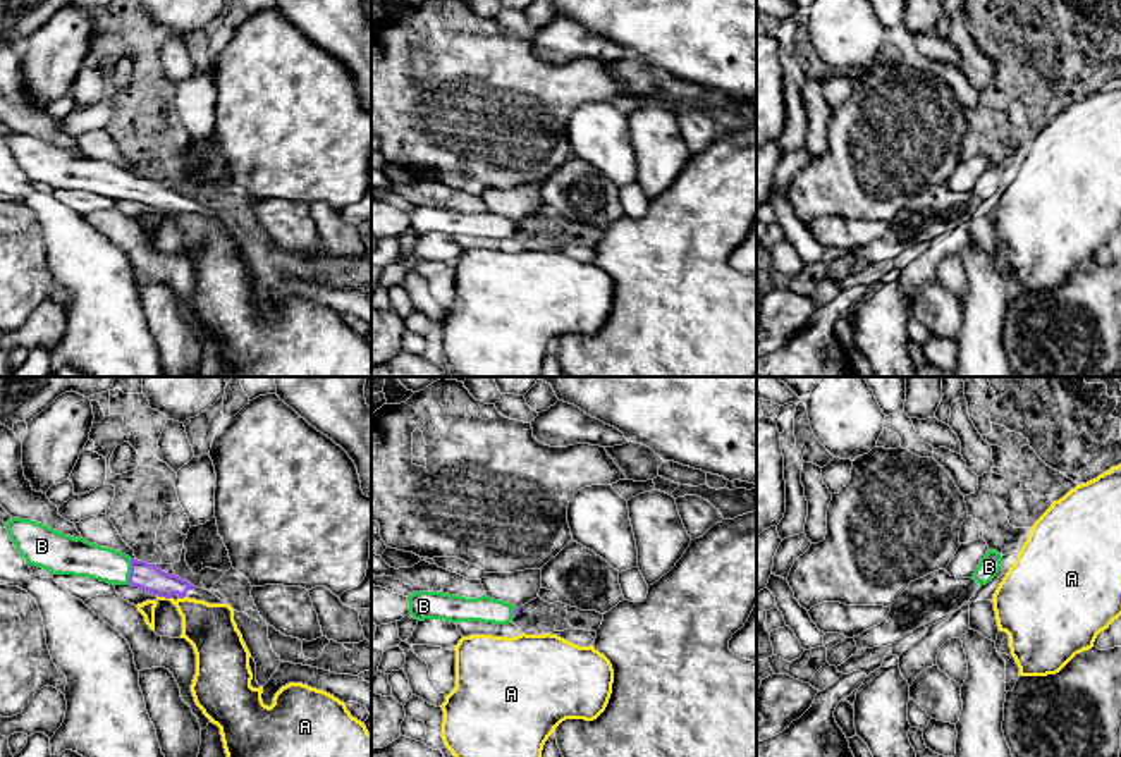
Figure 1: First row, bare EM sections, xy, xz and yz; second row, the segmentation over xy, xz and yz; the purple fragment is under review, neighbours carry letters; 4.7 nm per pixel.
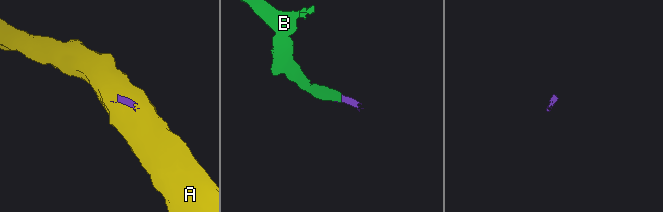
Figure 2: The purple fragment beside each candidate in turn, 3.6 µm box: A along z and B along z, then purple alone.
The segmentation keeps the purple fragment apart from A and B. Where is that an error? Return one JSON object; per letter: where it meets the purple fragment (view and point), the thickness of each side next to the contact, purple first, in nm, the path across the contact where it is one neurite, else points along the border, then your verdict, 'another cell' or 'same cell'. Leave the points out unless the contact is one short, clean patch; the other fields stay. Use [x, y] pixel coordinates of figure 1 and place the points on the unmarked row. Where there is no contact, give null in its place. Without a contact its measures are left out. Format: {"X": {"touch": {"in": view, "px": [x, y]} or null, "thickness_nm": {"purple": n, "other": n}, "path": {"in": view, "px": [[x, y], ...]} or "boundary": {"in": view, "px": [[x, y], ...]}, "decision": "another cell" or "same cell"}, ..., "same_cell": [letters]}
{"A": {"touch": {"in": "xy", "px": [164, 210]}, "thickness_nm": {"purple": 120, "other": 220}, "boundary": {"in": "xy", "px": [[157, 209], [169, 214]]}, "decision": "another cell"}, "B": {"touch": {"in": "xy", "px": [131, 186]}, "thickness_nm": {"purple": 120, "other": 170}, "path": {"in": "xy", "px": [[148, 191], [131, 186], [79, 172]]}, "decision": "same cell"}, "same_cell": ["B"]}

